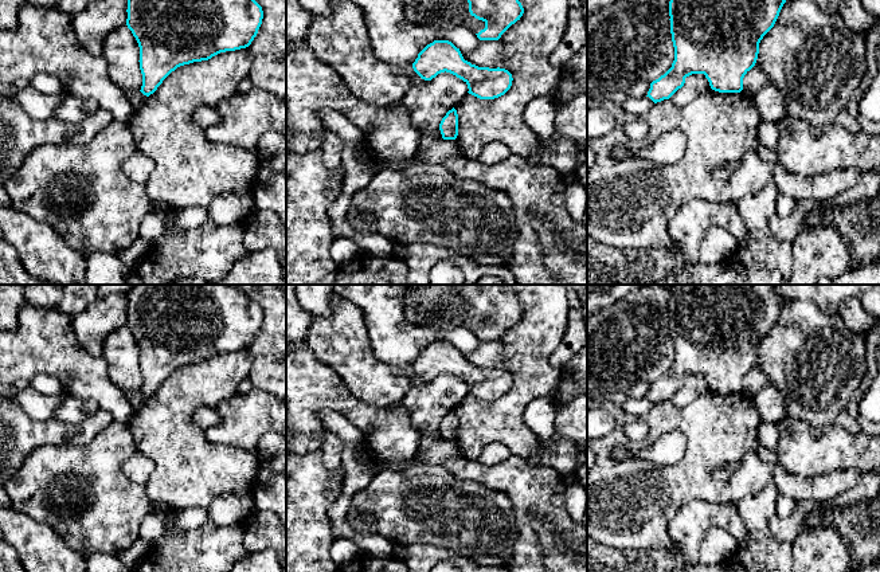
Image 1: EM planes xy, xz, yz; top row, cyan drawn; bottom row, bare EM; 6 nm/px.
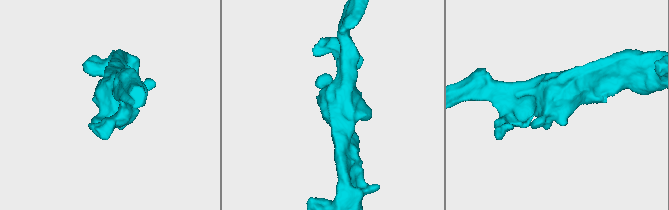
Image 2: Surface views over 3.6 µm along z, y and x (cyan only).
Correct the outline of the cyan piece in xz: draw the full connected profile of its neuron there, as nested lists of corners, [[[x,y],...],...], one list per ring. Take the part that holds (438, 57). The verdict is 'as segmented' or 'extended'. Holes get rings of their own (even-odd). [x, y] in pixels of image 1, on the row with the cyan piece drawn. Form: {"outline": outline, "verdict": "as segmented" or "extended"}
{"outline": [[[434,40],[427,44],[412,63],[414,71],[425,81],[441,73],[450,73],[462,79],[469,94],[480,99],[494,99],[512,86],[512,74],[505,68],[478,67],[465,60],[459,48],[449,40]]], "verdict": "as segmented"}

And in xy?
{"outline": [[[128,0],[126,12],[126,26],[140,47],[140,91],[146,97],[180,66],[249,47],[263,19],[255,0]]], "verdict": "as segmented"}

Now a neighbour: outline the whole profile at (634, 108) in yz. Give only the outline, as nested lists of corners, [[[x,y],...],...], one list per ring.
[[[649,97],[644,98],[627,98],[622,105],[622,109],[633,118],[640,118],[644,113],[646,113],[654,102]]]

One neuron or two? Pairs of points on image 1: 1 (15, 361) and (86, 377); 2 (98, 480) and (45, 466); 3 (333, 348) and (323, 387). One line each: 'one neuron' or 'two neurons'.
1: one neuron
2: one neuron
3: two neurons

